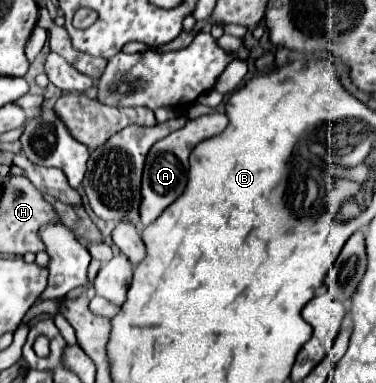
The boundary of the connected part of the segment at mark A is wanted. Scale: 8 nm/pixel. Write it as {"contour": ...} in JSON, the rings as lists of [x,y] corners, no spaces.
{"contour":[[[224,112],[200,116],[196,120],[188,120],[188,124],[166,138],[158,140],[148,156],[146,156],[146,166],[144,166],[144,178],[142,178],[142,204],[140,204],[140,224],[148,226],[154,222],[186,188],[186,174],[188,174],[188,156],[194,150],[196,144],[202,140],[208,140],[228,126],[228,116]]]}

